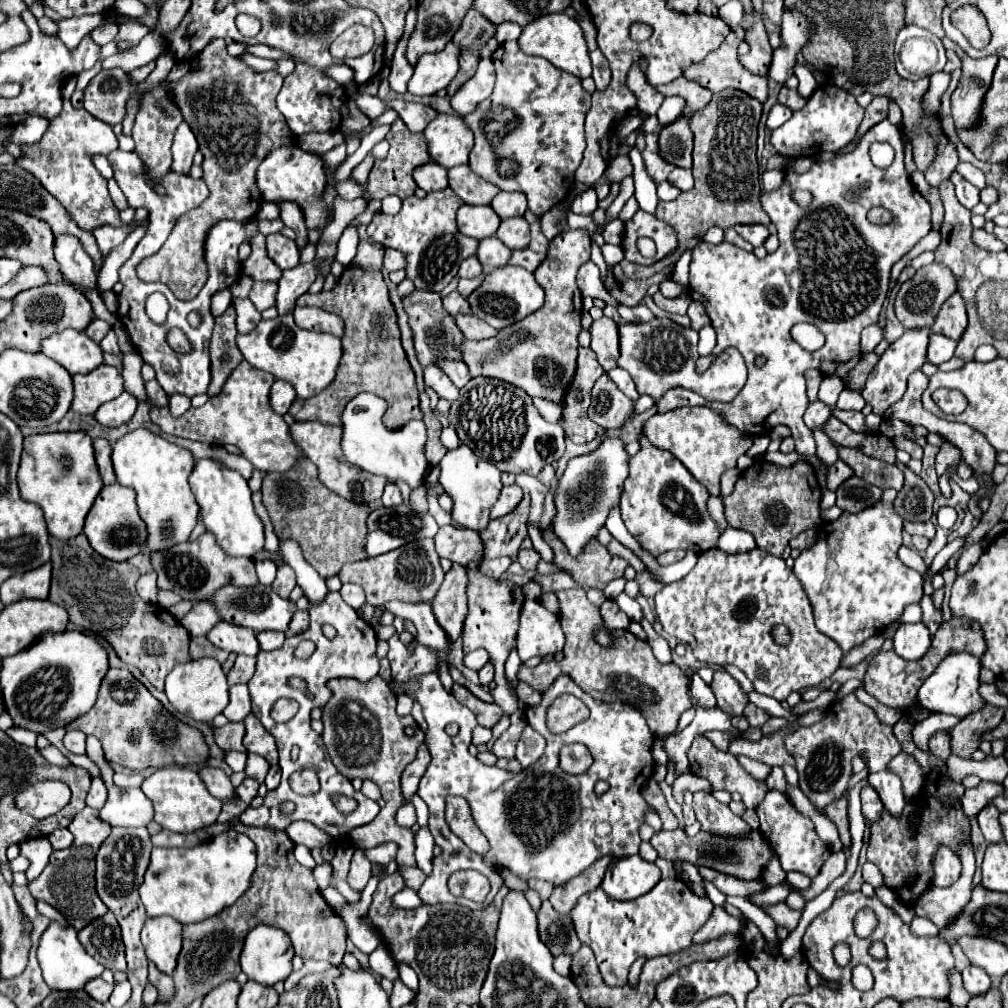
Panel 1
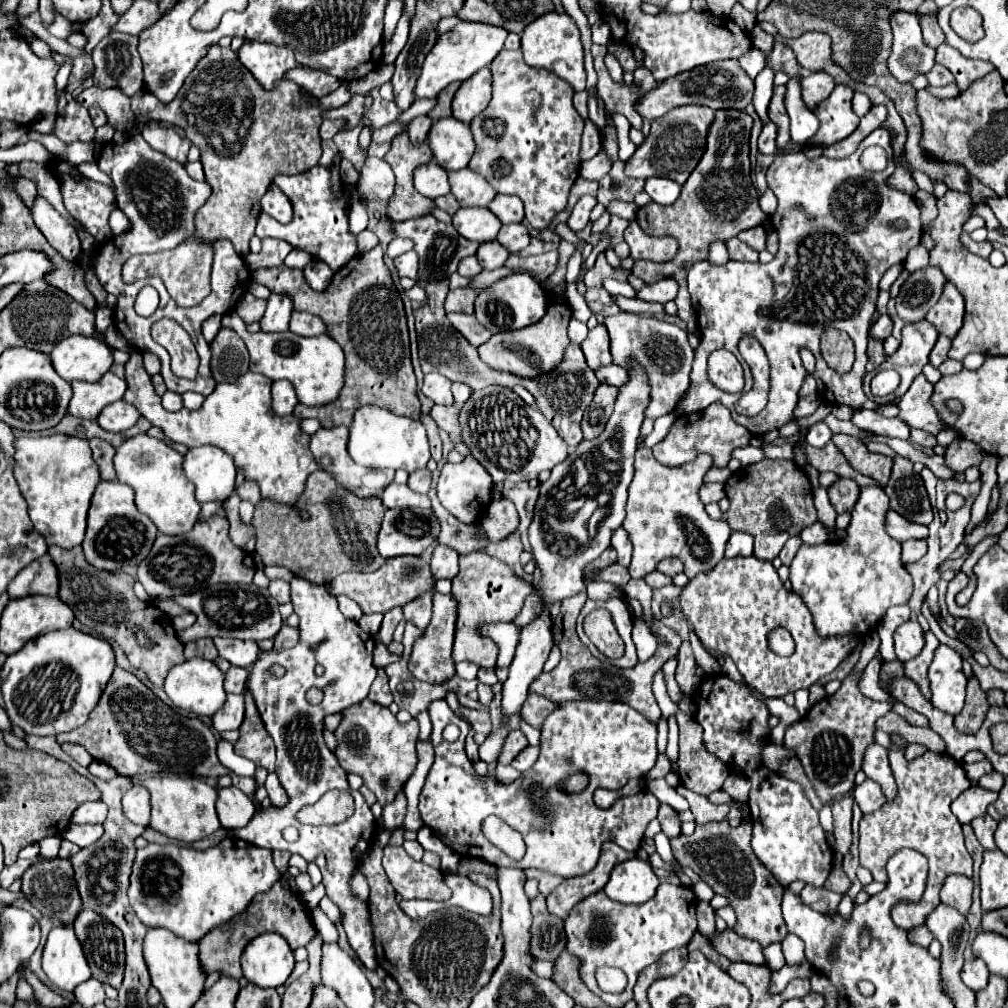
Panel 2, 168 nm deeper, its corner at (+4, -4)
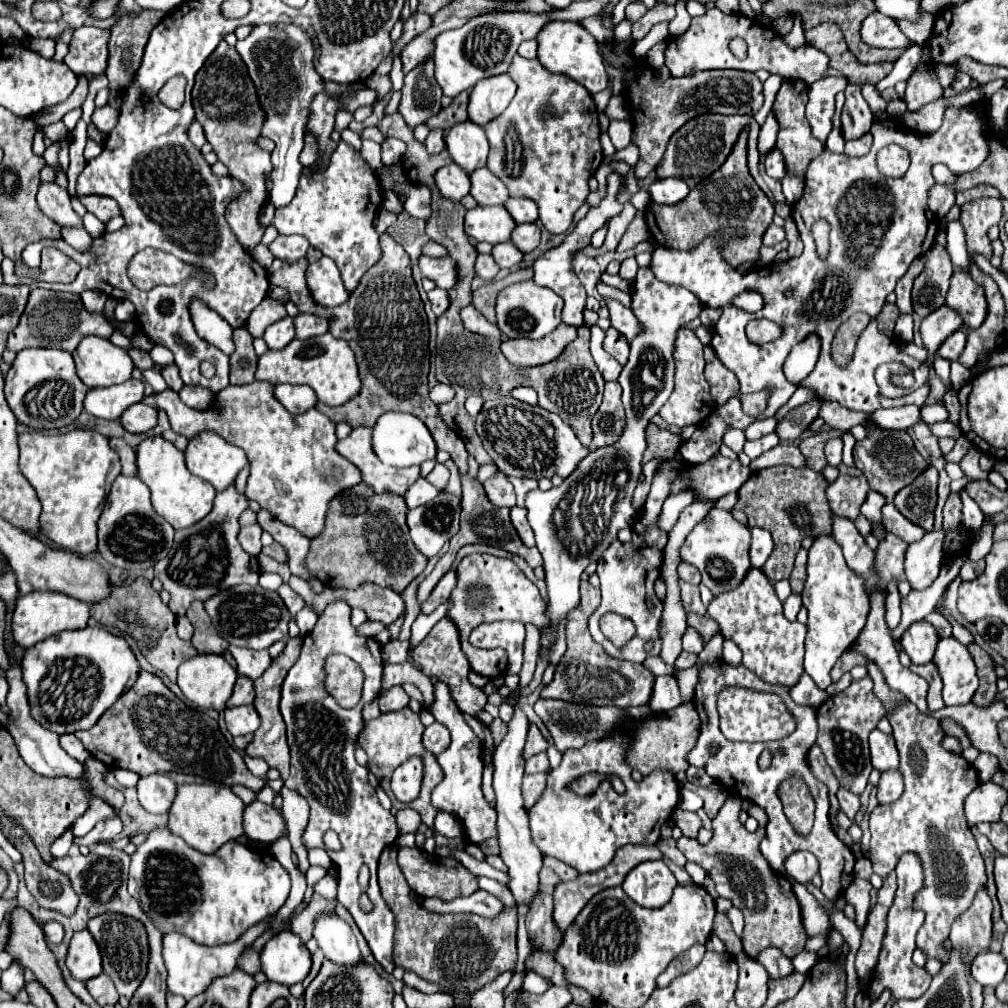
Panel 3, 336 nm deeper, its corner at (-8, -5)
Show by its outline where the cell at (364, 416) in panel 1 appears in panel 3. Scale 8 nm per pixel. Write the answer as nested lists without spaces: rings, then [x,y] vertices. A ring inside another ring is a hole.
[[[386,412],[378,418],[378,422],[374,426],[372,448],[384,464],[390,464],[396,468],[422,464],[424,460],[430,460],[436,456],[436,442],[432,440],[426,424],[422,420],[418,420],[416,416],[402,414],[402,412]]]

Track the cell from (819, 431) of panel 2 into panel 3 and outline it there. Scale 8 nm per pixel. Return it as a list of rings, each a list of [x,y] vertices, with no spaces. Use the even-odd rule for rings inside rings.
[[[834,438],[834,440],[828,440],[826,444],[826,460],[828,460],[828,466],[838,466],[842,462],[842,440]]]

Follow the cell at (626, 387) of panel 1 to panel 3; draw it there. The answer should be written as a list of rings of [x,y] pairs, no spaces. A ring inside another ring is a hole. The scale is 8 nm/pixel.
[[[597,325],[590,328],[591,338],[590,338],[590,352],[598,370],[602,372],[602,378],[606,382],[610,380],[618,380],[618,374],[622,370],[622,364],[616,362],[604,348],[602,348],[602,342],[604,342],[604,330]]]

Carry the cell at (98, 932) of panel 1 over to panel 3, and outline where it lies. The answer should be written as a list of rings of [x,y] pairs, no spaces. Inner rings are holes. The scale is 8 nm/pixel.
[[[102,914],[90,918],[88,930],[100,946],[104,972],[112,978],[120,996],[126,996],[130,1000],[148,970],[148,934],[144,930],[144,924],[124,914]]]

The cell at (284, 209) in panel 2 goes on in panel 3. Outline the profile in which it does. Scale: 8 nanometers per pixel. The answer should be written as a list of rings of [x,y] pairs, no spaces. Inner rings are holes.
[[[254,26],[252,32],[236,42],[236,50],[248,66],[248,74],[260,94],[260,106],[264,106],[264,126],[260,134],[276,142],[276,150],[272,152],[272,180],[274,188],[270,192],[270,200],[276,208],[290,204],[294,198],[302,164],[298,162],[298,154],[302,152],[306,122],[310,114],[310,104],[316,94],[324,92],[324,80],[314,70],[314,42],[300,26]]]

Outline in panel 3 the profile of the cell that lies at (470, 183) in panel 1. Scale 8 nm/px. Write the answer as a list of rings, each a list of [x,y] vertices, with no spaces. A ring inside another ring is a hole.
[[[480,168],[480,170],[472,172],[470,180],[472,180],[470,194],[476,198],[476,202],[480,206],[496,206],[496,204],[504,204],[508,200],[506,186],[488,168]]]

